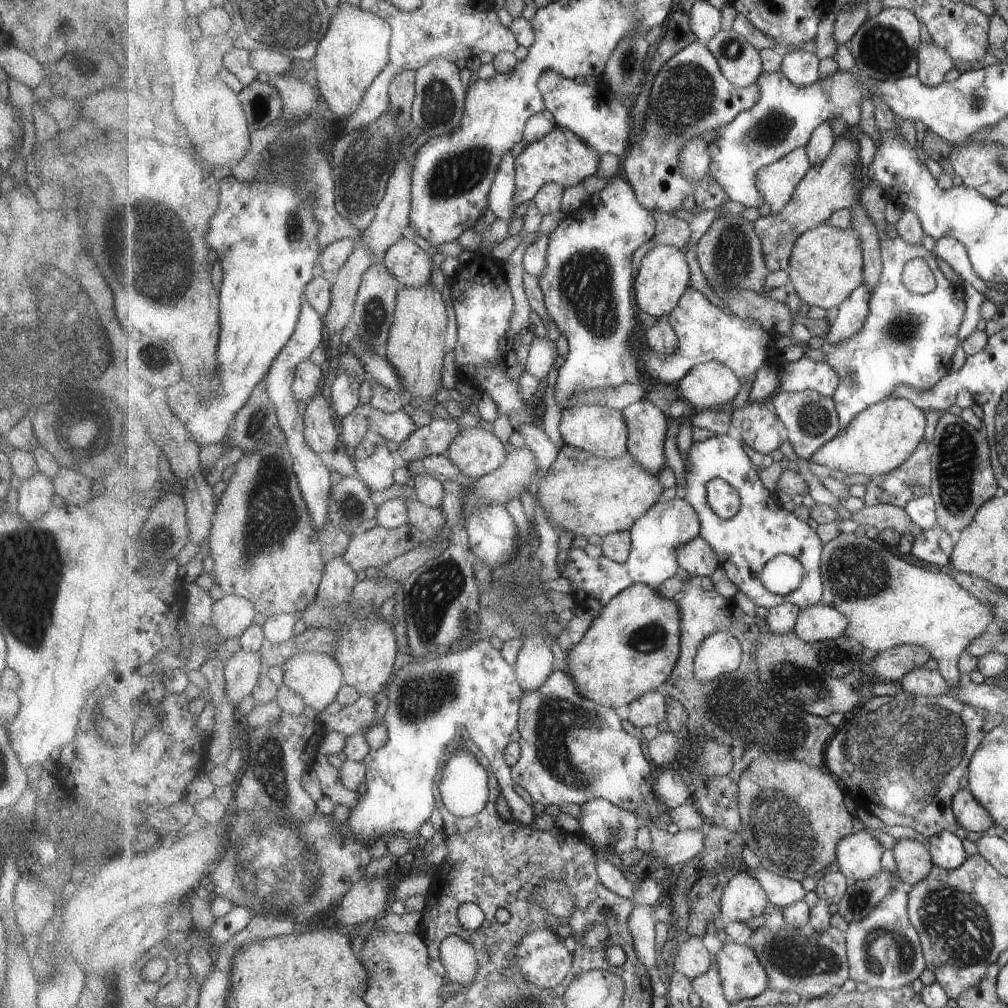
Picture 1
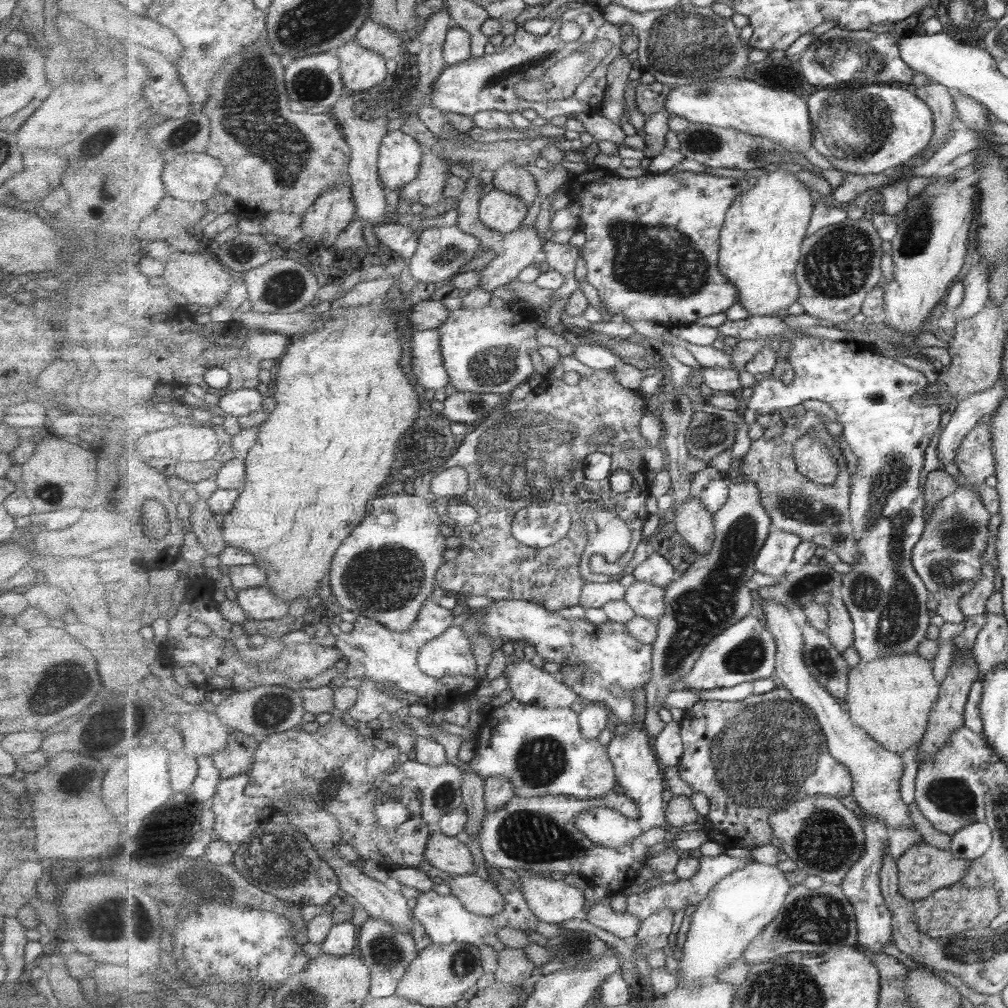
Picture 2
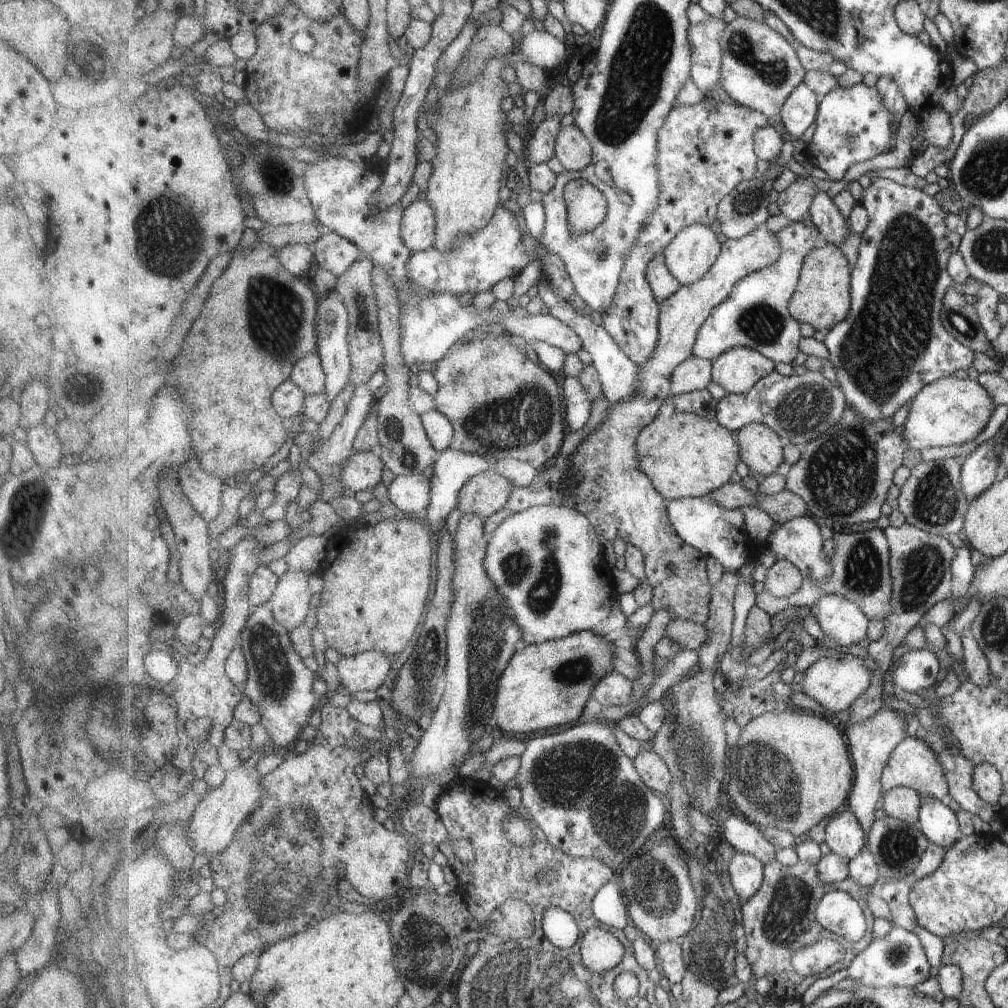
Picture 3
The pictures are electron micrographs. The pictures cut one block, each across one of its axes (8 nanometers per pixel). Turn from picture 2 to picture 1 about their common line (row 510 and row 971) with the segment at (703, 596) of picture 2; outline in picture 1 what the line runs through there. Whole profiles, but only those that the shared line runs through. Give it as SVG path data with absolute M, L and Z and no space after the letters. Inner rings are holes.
M728 940L716 954L719 974L723 978L725 996L731 1004L765 994L769 974L749 944Z

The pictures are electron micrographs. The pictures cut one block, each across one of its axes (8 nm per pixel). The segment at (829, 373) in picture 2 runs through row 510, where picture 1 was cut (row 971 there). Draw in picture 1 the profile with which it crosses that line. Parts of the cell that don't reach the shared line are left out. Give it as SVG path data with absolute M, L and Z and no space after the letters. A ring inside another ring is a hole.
M885 850L882 864L895 876L895 892L887 896L869 916L860 922L848 924L848 960L850 978L857 984L863 984L866 989L881 988L892 990L910 986L912 982L929 969L920 932L913 926L909 918L909 892L911 888L899 878L897 862L893 850Z

